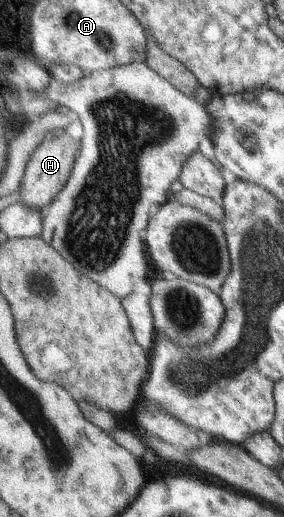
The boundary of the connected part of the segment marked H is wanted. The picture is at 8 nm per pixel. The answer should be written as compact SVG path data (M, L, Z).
M65 127L56 128L52 133L51 137L46 137L32 152L21 178L21 203L41 209L42 212L51 201L54 201L54 198L70 179L71 170L75 166L75 160L77 160L80 149L75 142L75 138Z

